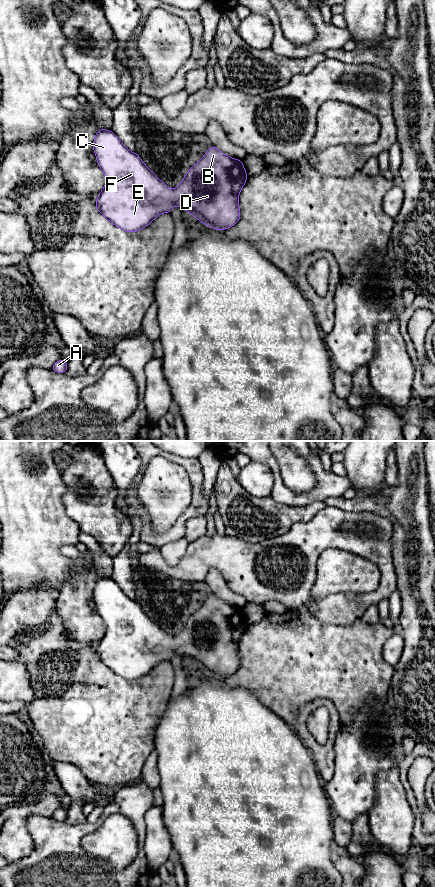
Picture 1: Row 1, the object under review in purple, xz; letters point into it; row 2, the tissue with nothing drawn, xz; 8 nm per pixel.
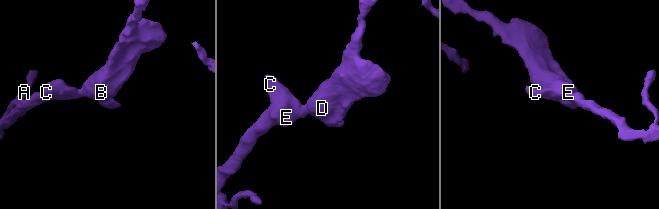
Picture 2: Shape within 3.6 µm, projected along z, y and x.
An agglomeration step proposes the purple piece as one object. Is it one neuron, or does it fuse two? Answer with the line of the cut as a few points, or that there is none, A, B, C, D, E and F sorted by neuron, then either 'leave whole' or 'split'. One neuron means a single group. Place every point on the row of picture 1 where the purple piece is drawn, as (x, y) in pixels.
no cut; A B C D E F; leave whole

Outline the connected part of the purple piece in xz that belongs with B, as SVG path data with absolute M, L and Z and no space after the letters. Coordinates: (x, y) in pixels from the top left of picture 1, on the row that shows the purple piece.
M98 129L93 150L106 179L105 187L97 197L96 209L126 232L143 229L161 213L170 213L176 204L216 230L230 228L240 220L238 198L248 178L247 173L242 160L228 157L214 146L190 168L173 191L150 171L137 153L128 150L112 131Z

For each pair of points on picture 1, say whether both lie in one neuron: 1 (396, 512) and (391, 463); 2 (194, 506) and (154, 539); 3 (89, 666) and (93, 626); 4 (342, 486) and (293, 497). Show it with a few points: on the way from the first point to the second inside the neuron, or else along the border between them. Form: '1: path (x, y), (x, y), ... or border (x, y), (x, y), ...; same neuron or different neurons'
1: border (397, 462), (397, 483), (386, 486); different neurons
2: path (184, 517), (165, 537); same neuron
3: border (68, 638), (68, 644), (75, 649), (97, 643); different neurons
4: path (330, 486), (310, 497), (305, 497); same neuron

